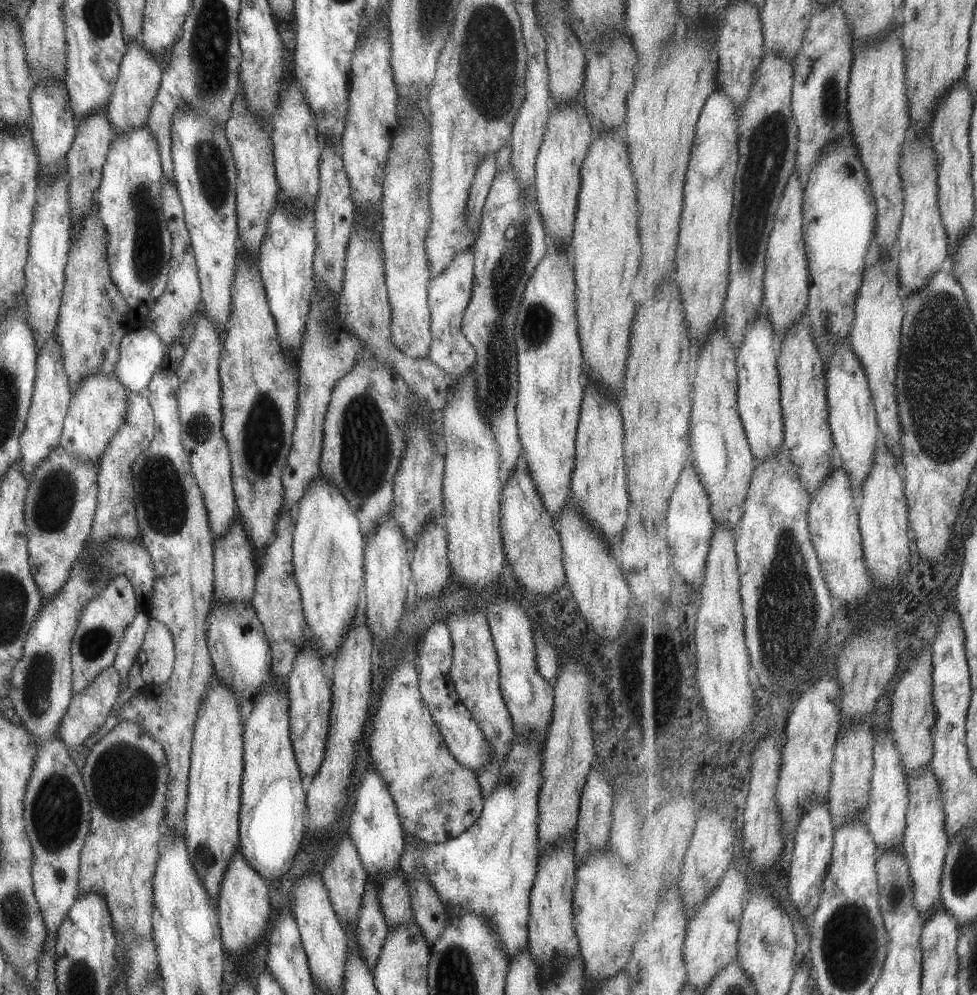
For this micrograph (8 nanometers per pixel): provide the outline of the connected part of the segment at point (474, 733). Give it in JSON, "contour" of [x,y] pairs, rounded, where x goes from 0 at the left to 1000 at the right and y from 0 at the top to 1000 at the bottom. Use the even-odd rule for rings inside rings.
{"contour":[[[447,624],[440,626],[432,639],[432,646],[426,653],[425,665],[428,674],[428,692],[434,709],[440,716],[442,725],[447,729],[458,754],[471,769],[486,776],[494,767],[502,763],[503,753],[490,734],[486,723],[478,711],[469,704],[461,682],[463,664],[463,643],[459,628]]]}

